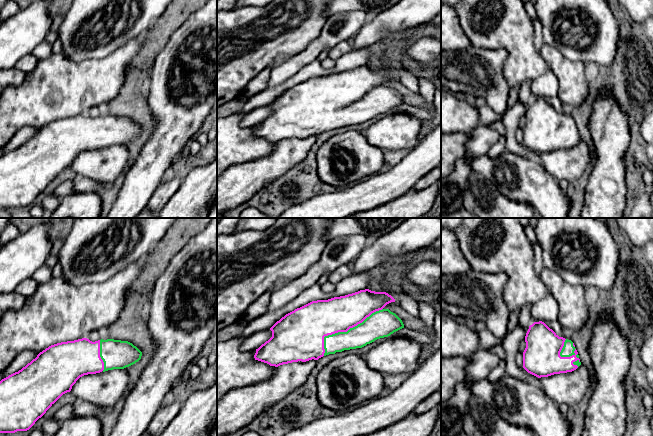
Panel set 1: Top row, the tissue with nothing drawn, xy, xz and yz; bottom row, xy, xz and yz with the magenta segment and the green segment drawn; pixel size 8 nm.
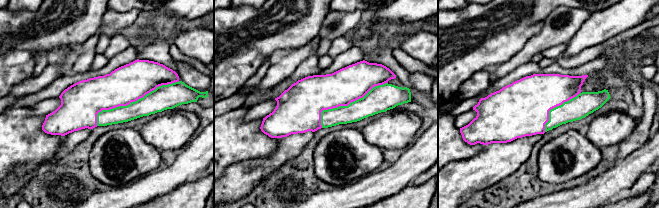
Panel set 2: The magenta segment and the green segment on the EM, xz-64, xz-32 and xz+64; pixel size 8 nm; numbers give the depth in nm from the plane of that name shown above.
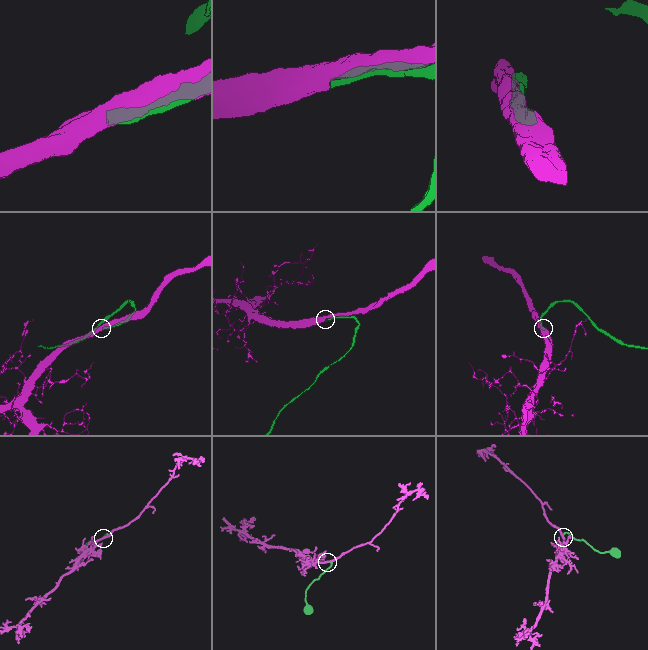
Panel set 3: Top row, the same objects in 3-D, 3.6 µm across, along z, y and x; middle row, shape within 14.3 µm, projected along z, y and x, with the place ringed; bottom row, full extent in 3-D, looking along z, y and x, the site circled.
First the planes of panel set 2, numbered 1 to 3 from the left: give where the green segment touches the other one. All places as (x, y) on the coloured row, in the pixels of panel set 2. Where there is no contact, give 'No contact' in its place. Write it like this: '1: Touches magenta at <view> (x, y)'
1: Touches magenta at xz-64 (132, 101)
2: Touches magenta at xz-32 (346, 105)
3: Touches magenta at xz+64 (554, 107)

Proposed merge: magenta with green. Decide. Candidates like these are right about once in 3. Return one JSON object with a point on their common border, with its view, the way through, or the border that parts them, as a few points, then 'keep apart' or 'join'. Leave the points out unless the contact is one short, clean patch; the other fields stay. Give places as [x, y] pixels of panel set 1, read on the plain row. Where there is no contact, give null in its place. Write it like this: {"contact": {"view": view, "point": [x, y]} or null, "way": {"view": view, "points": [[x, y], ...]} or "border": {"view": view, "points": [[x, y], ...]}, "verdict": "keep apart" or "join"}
{"contact": {"view": "xz", "point": [344, 107]}, "verdict": "join"}

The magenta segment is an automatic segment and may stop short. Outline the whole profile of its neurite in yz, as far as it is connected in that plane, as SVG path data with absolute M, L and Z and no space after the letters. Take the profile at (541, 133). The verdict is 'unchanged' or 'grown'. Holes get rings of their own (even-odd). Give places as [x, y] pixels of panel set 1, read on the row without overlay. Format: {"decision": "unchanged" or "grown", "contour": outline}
{"decision": "grown", "contour": "M542 97L534 98L529 102L525 112L525 118L526 124L523 128L523 144L538 154L572 148L581 141L574 119L571 116L559 113Z"}

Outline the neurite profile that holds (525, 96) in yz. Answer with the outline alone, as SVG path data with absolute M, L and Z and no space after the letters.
M527 80L525 83L523 83L520 87L518 101L522 103L529 103L534 99L534 97L531 95L530 92L530 85L532 80Z

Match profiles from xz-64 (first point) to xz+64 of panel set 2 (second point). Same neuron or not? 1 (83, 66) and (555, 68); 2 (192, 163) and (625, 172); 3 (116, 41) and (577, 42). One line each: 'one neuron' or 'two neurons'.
1: one neuron
2: one neuron
3: two neurons

